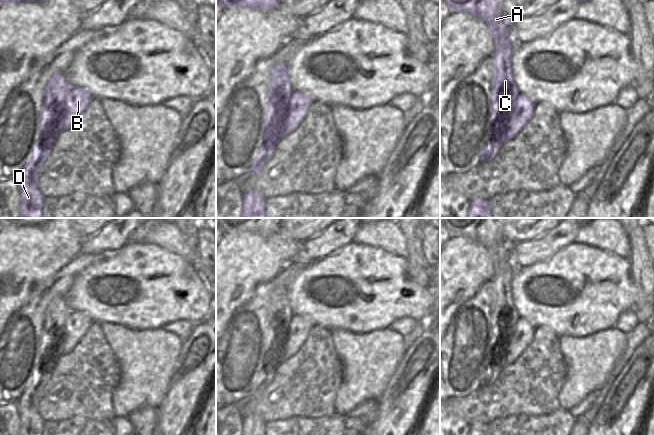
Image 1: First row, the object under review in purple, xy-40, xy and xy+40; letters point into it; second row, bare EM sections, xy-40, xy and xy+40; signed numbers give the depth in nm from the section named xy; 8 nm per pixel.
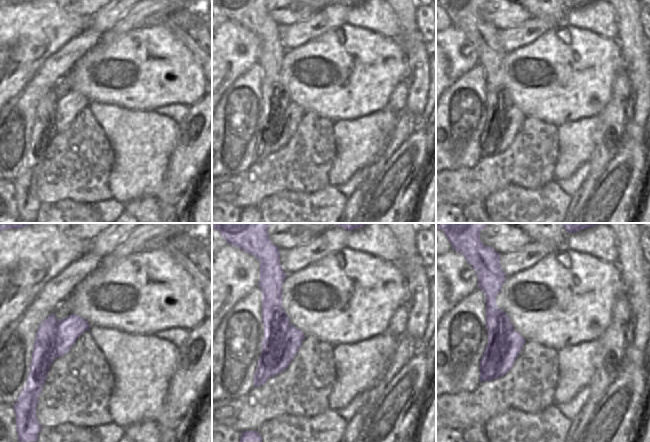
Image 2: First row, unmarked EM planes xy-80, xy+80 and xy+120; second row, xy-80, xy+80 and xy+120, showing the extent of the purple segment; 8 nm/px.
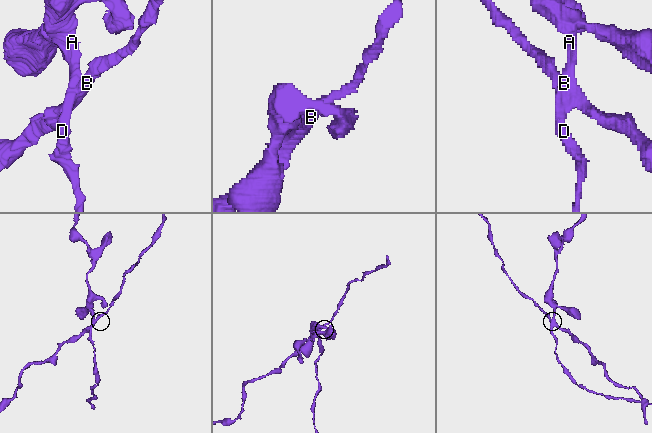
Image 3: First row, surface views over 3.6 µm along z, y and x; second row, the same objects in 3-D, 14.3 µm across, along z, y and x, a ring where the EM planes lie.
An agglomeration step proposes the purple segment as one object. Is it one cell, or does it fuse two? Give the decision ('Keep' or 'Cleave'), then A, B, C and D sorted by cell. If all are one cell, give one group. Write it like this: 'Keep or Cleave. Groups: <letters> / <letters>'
Cleave. Groups: A C D / B

